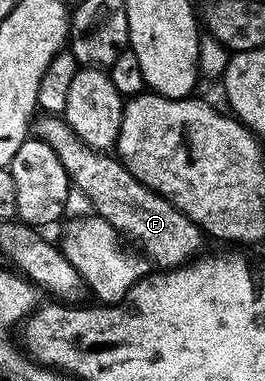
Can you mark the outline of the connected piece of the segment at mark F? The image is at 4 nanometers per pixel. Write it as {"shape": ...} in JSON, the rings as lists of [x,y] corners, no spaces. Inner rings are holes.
{"shape":[[[42,115],[36,121],[35,136],[38,140],[45,140],[47,146],[55,150],[59,162],[63,162],[63,166],[69,172],[70,185],[76,191],[78,188],[89,199],[92,206],[90,209],[112,224],[118,233],[133,238],[142,248],[139,248],[140,251],[158,269],[180,268],[202,251],[203,233],[199,225],[191,222],[187,214],[171,206],[171,202],[167,202],[157,192],[143,186],[116,155],[88,148],[60,115]]]}

